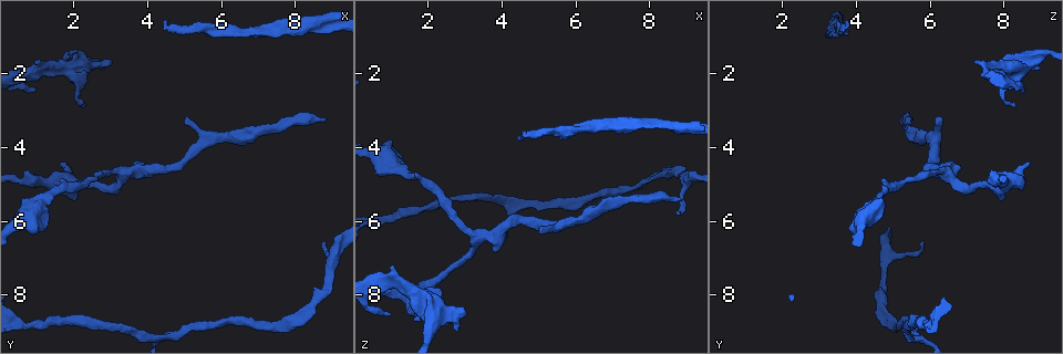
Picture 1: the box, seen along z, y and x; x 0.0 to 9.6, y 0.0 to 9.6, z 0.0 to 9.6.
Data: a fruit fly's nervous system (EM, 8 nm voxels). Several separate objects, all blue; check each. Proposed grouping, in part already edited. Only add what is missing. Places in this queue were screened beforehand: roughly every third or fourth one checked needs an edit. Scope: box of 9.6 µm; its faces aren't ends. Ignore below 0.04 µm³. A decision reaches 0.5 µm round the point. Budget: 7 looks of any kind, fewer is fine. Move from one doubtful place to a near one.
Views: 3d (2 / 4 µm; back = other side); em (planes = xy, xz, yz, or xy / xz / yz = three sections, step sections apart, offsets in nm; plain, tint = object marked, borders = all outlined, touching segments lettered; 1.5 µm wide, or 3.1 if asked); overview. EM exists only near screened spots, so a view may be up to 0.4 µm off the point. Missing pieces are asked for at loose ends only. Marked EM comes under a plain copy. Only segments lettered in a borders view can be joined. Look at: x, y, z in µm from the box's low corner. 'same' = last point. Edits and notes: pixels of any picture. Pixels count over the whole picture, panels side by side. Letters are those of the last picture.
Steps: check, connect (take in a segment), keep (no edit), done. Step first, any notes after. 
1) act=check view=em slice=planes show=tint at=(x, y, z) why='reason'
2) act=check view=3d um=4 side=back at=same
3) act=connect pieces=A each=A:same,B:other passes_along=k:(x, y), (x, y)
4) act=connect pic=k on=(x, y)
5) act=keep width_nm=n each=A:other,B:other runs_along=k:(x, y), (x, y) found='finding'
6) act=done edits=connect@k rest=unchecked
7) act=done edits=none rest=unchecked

act=check view=3d um=4 at=(0.95, 2.50, 8.50) why='branch stops here'

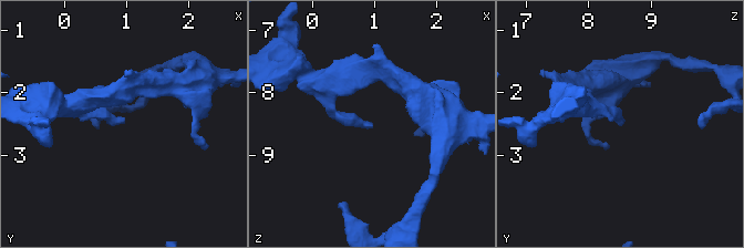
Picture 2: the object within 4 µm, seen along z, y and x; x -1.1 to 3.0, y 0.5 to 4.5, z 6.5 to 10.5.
act=check view=em slice=planes show=borders at=(1.00, 2.40, 8.50) why='shape alone is not enough'

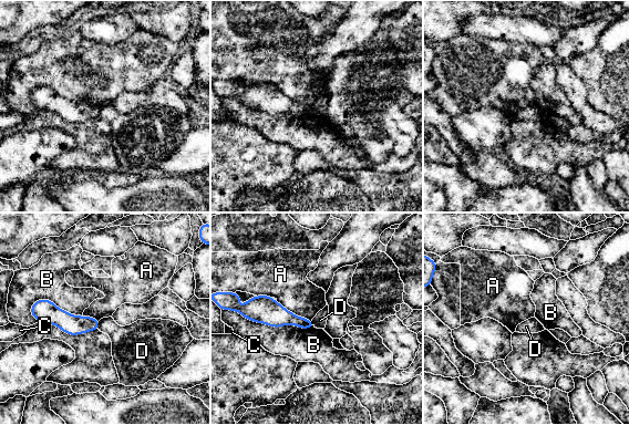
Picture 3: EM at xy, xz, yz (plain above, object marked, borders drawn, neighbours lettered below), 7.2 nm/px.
act=keep longest_contact=B:550nm each=A:other,B:other,C:other,D:other found='none of them fits'

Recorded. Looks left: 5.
act=check view=em slice=planes show=borders at=(2.80, 1.95, 9.05) why='free end'

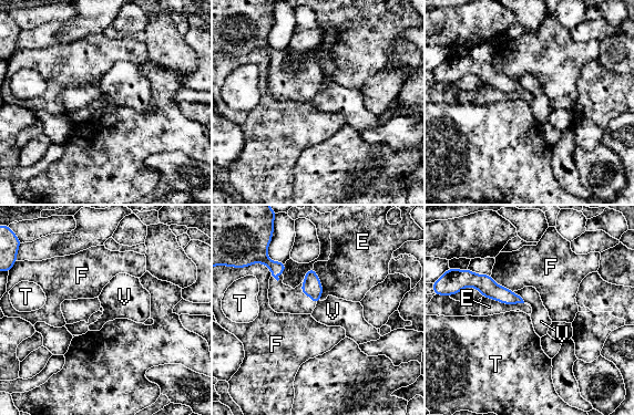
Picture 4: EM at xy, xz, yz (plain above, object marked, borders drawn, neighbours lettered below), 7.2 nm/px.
act=keep each=E:other,F:other,T:other,V:other border=4:(482, 296), (508, 304), (523, 303) found='none of them fits'

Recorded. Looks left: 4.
act=check view=em slice=xy step=4 show=borders at=(8.80, 3.30, 5.40) why='branch stops here'

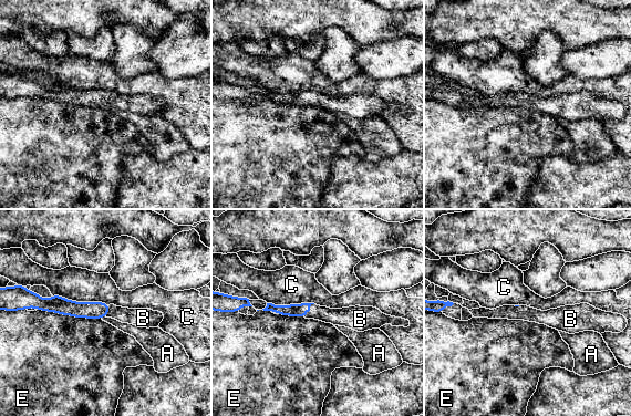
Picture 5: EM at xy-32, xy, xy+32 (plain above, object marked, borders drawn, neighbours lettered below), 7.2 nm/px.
act=connect pic=5 on=(337, 316) each=A:other,B:same,C:other,E:other found='it goes on there'

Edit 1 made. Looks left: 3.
act=done edits=connect@5 rest=unchecked

